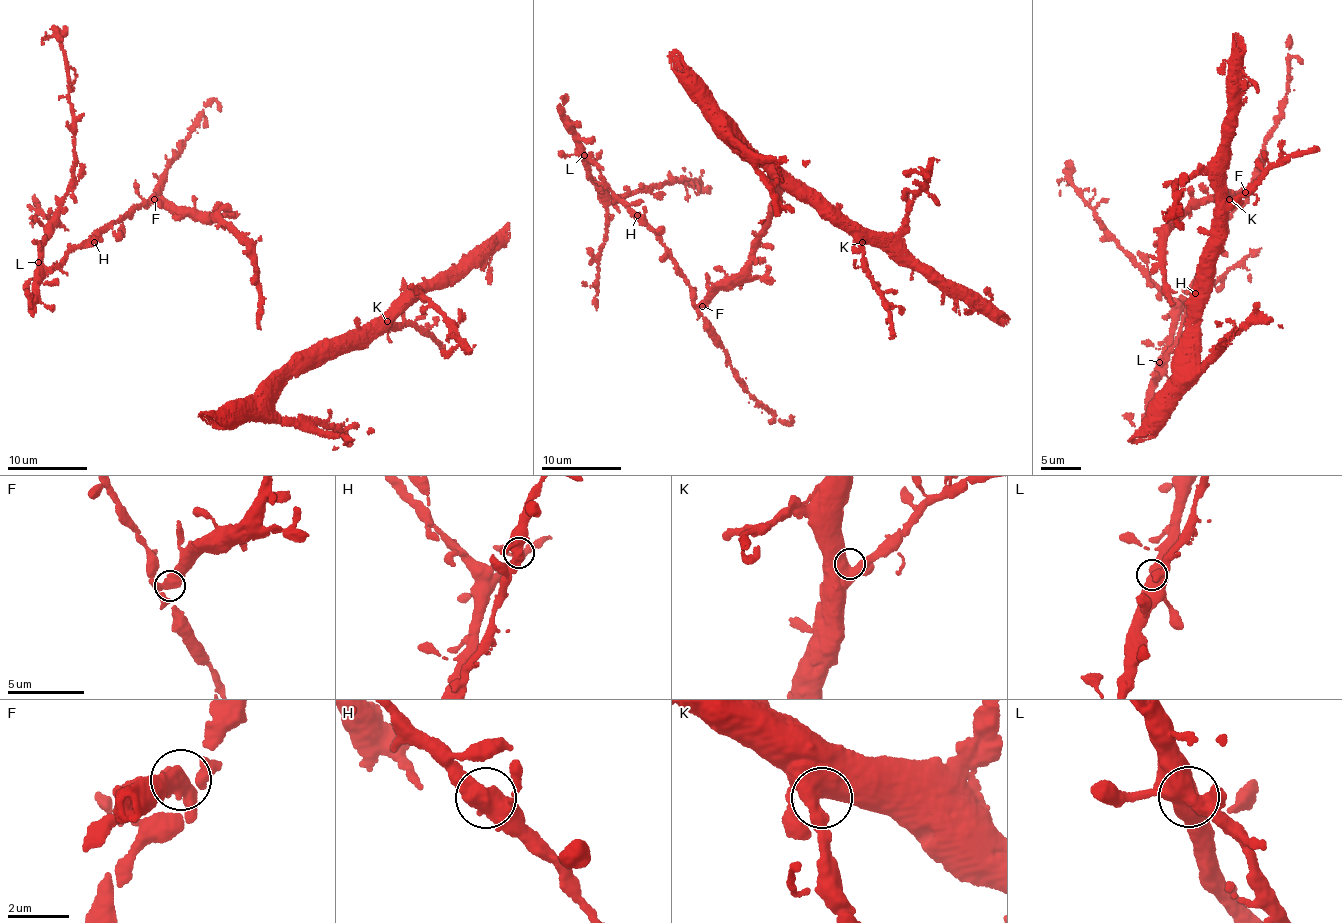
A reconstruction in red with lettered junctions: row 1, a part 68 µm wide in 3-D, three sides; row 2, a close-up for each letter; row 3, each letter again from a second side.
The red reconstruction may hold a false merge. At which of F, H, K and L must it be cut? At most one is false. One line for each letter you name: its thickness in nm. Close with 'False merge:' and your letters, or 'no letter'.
F: 440 nm
False merge: F

